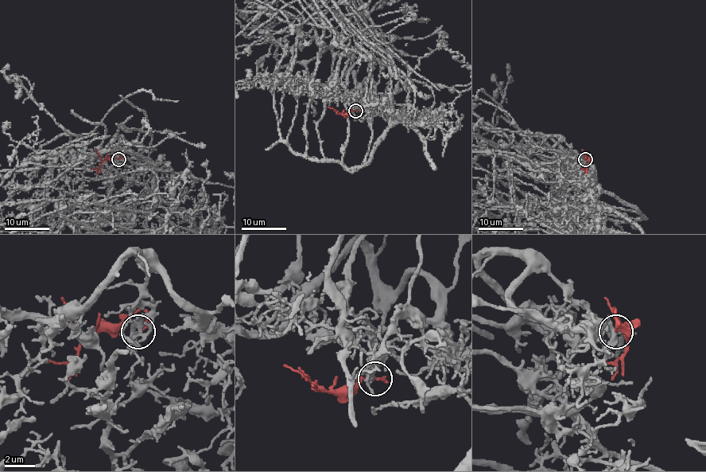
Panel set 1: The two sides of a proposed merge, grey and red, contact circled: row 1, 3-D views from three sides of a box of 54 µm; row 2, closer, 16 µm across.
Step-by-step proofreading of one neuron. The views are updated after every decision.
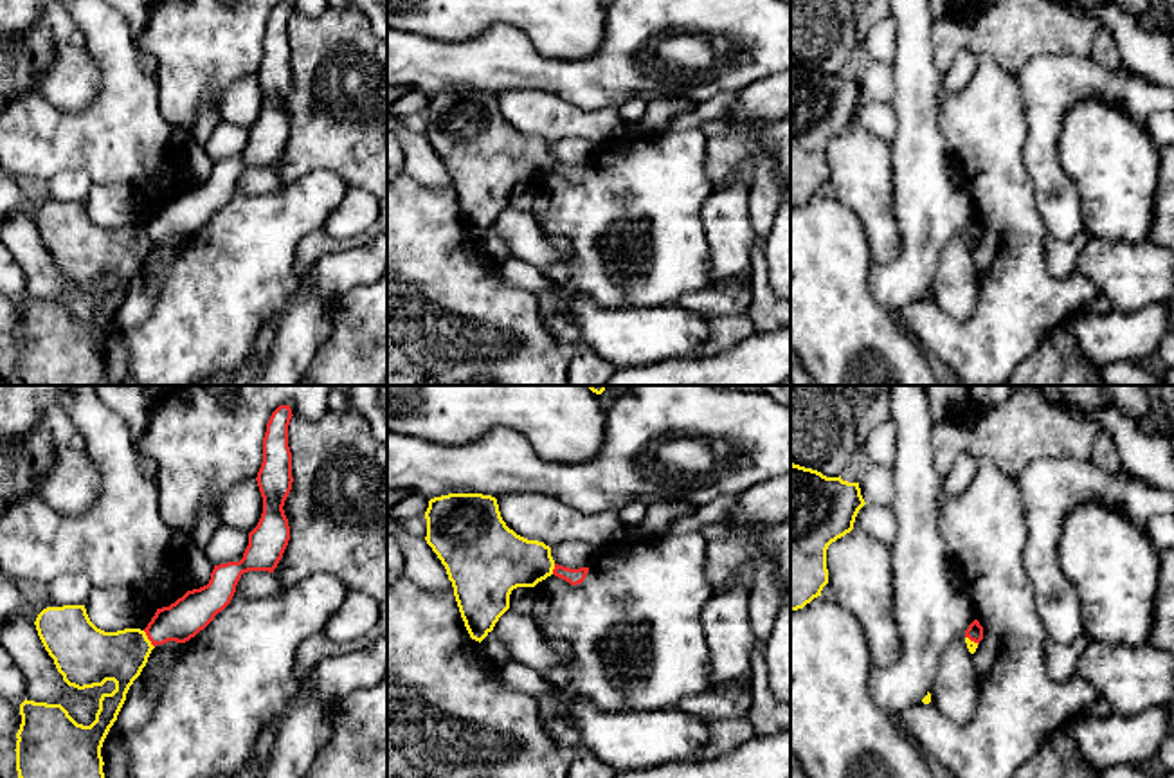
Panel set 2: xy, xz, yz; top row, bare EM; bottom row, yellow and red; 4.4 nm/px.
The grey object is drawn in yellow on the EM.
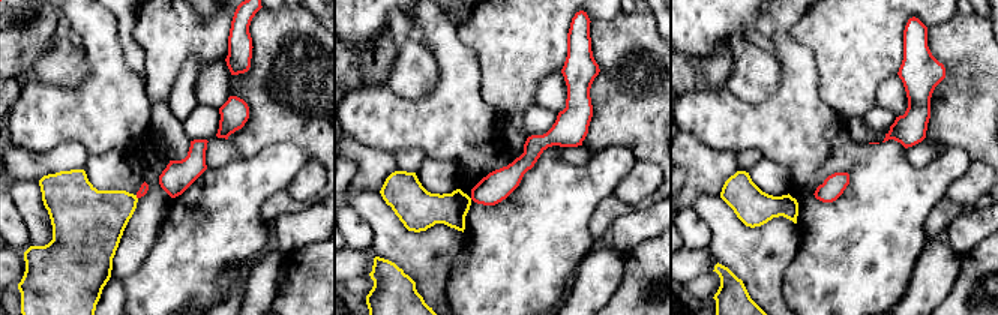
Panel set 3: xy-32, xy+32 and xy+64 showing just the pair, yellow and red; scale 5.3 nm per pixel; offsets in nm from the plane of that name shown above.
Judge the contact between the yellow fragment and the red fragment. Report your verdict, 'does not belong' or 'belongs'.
does not belong

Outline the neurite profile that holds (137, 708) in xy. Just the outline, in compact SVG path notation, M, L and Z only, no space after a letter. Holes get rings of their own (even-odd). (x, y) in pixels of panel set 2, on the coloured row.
M146 665L128 690L126 701L117 715L119 733L140 728L153 713L160 693L160 672L155 665Z

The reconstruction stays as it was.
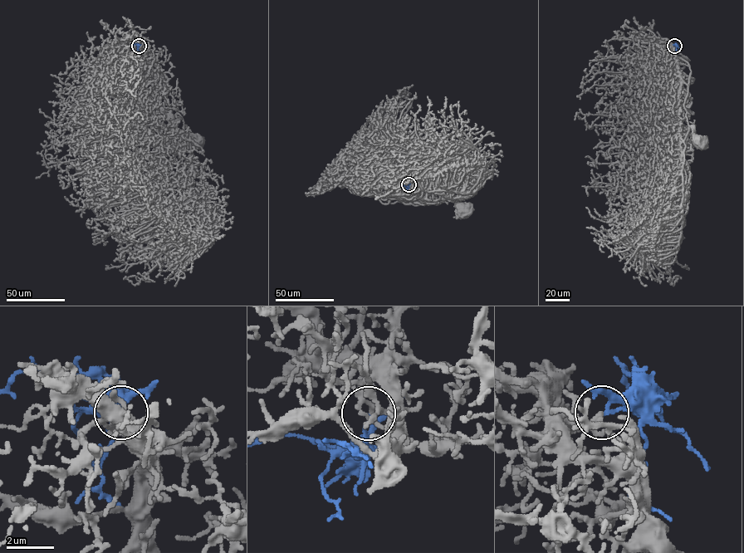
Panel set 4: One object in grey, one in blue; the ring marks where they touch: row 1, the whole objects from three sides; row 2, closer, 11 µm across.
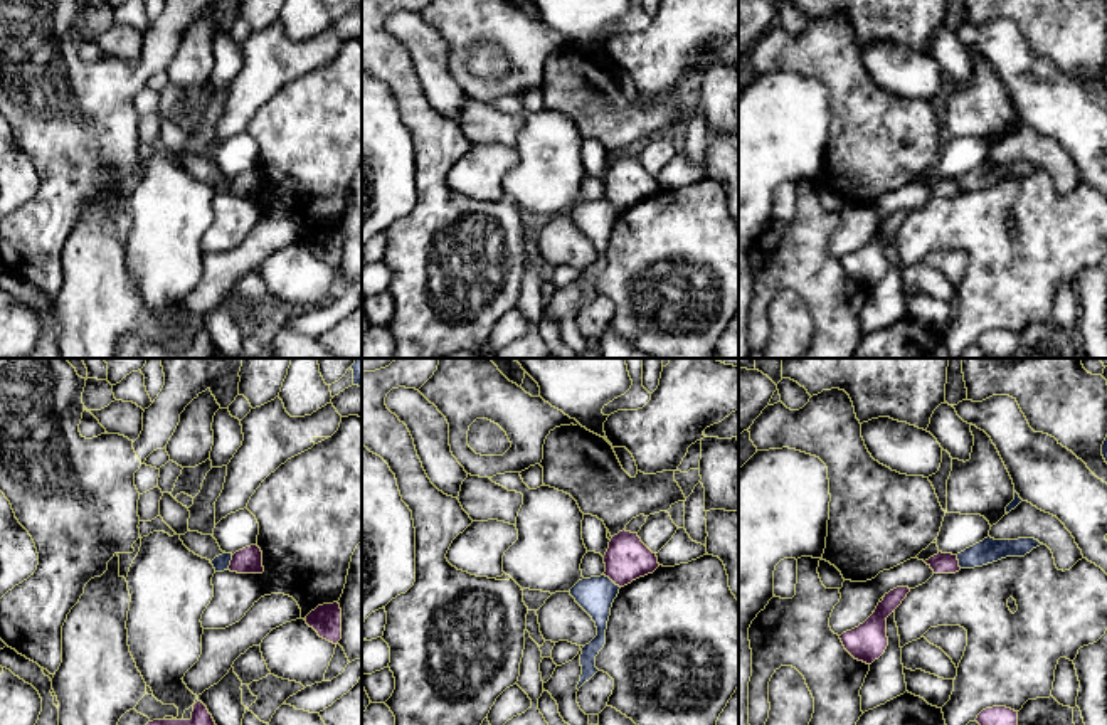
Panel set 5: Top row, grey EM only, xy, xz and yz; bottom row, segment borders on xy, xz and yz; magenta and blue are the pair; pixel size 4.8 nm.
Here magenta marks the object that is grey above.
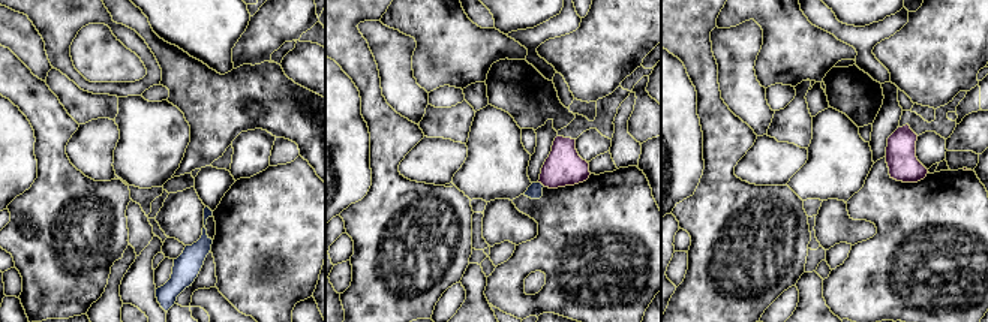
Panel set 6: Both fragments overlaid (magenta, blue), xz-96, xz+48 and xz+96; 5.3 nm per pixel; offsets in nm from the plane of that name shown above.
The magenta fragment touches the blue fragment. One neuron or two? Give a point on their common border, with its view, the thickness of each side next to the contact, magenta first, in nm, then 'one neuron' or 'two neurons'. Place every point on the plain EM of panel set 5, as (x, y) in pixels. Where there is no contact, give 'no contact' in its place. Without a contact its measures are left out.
xz (613, 204) | 200/170 nm | two neurons

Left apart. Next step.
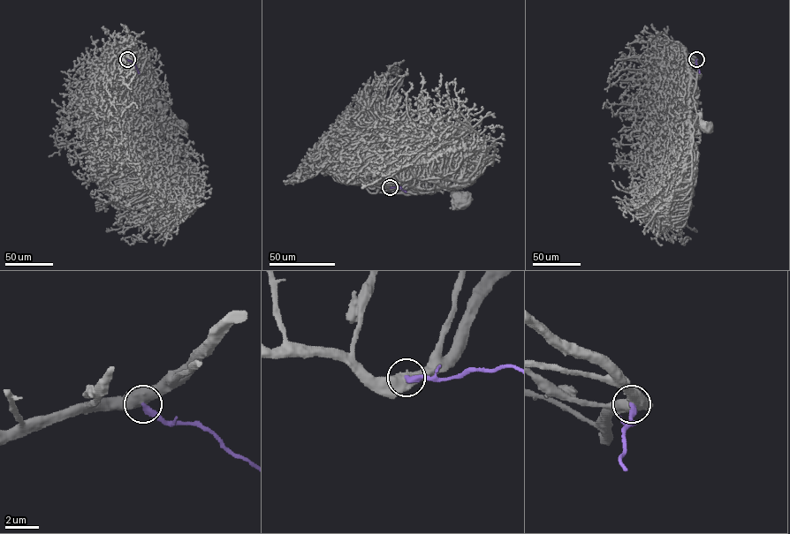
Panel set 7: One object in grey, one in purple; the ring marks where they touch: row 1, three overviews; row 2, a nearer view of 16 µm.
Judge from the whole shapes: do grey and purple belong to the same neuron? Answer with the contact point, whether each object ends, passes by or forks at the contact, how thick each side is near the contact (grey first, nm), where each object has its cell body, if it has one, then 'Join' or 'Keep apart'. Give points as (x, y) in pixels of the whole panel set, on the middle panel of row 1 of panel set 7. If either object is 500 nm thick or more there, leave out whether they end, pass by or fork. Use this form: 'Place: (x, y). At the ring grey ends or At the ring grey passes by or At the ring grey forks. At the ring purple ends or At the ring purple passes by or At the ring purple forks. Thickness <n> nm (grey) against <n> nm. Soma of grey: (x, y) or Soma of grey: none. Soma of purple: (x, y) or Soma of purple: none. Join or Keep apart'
Place: (390, 187). Thickness 700 nm (grey) against 380 nm. Soma of grey: (461, 198). Soma of purple: none. Keep apart

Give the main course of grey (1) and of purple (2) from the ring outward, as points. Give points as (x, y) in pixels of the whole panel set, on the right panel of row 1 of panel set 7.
1: (696, 59), (687, 56), (688, 68), (695, 80), (695, 106), (704, 126)
2: (696, 59), (700, 73)

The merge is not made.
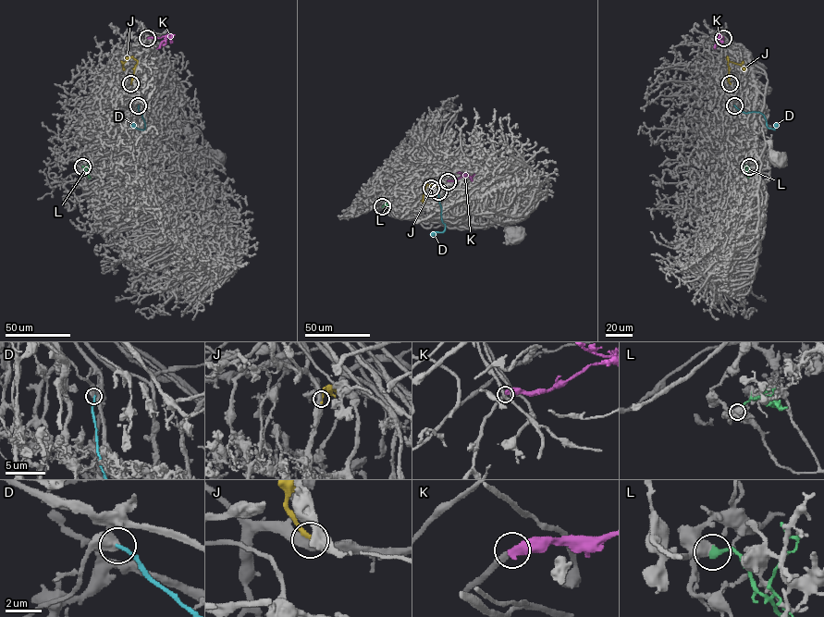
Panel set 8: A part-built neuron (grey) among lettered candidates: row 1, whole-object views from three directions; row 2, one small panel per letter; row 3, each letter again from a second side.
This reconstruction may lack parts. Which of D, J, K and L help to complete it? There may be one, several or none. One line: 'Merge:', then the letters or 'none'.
Merge: K

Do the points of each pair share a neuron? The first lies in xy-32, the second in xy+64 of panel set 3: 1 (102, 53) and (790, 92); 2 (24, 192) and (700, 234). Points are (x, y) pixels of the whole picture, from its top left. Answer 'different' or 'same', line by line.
1: same
2: different

